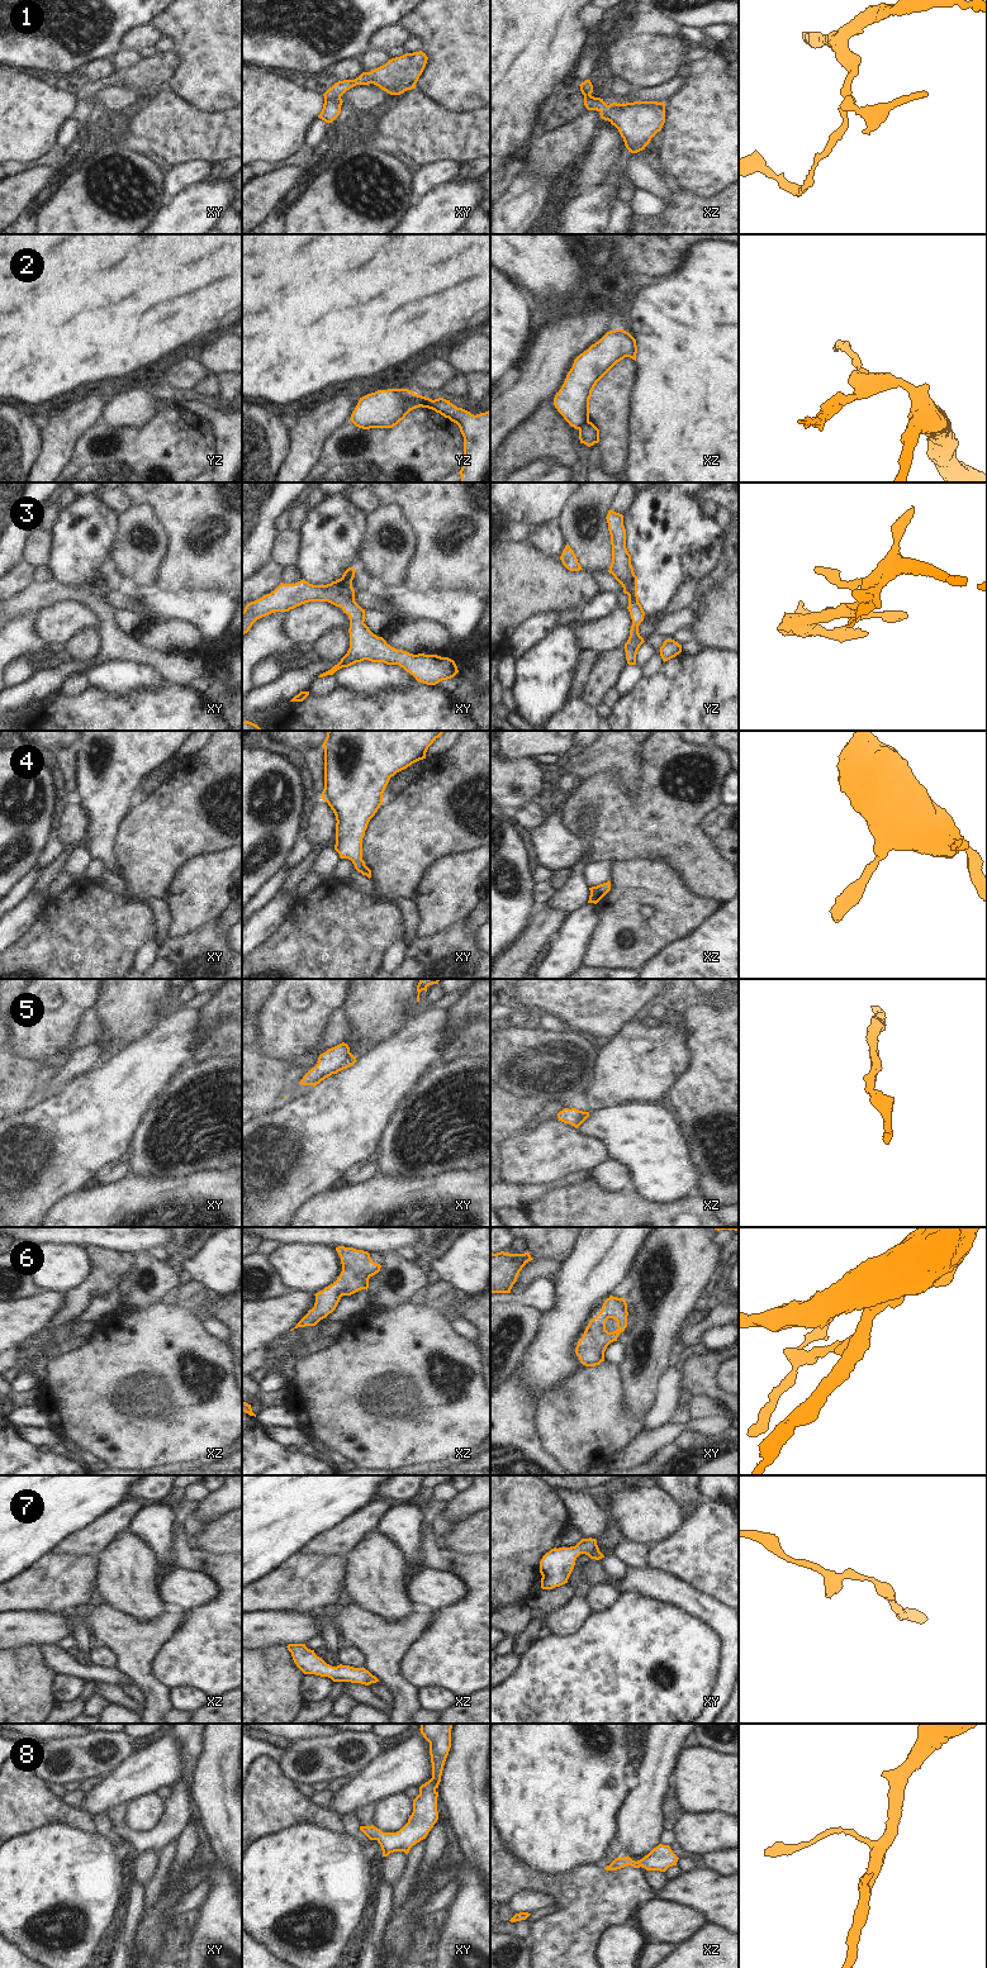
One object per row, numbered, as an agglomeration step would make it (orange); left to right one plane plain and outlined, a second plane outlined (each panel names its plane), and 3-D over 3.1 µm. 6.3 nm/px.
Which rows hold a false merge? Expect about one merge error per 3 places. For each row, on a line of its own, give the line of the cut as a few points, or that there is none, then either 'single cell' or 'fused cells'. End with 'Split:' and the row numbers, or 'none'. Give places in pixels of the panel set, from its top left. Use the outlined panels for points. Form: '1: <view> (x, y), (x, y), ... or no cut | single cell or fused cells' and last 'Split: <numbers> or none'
1: no cut | single cell
2: xz (588, 421), (578, 428) | fused cells
3: no cut | single cell
4: no cut | single cell
5: no cut | single cell
6: no cut | single cell
7: no cut | single cell
8: no cut | single cell
Split: 2

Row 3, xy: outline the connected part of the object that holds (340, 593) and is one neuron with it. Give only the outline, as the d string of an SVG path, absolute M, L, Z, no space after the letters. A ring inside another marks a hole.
M348 567L341 579L327 585L313 585L304 579L295 584L280 584L274 591L251 602L242 612L242 636L252 624L271 613L289 612L309 602L328 602L340 607L350 618L350 648L341 661L318 678L333 675L342 667L369 660L386 665L399 665L417 681L436 685L454 678L459 670L454 660L437 655L413 655L397 650L383 637L374 634L365 622L365 609L355 602L352 580L356 570Z

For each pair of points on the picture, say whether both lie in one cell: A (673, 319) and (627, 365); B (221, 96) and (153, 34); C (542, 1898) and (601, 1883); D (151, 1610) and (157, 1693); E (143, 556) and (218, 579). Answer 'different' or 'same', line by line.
A: different
B: different
C: different
D: different
E: different

